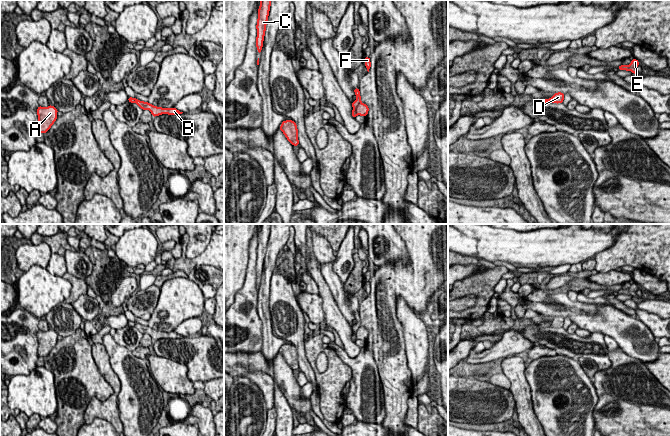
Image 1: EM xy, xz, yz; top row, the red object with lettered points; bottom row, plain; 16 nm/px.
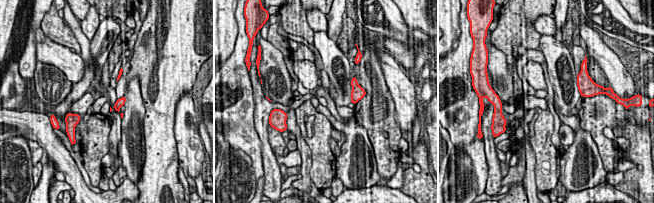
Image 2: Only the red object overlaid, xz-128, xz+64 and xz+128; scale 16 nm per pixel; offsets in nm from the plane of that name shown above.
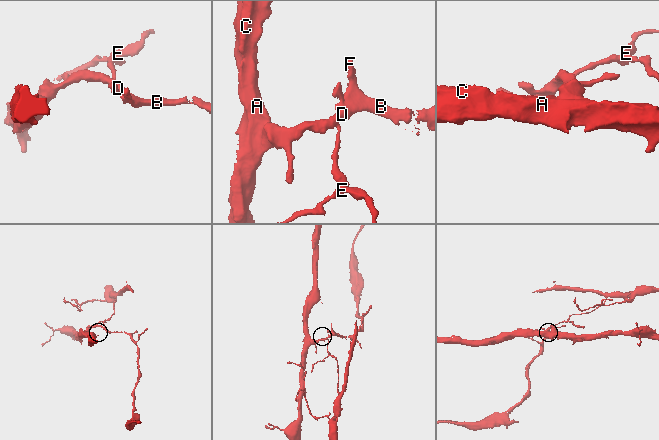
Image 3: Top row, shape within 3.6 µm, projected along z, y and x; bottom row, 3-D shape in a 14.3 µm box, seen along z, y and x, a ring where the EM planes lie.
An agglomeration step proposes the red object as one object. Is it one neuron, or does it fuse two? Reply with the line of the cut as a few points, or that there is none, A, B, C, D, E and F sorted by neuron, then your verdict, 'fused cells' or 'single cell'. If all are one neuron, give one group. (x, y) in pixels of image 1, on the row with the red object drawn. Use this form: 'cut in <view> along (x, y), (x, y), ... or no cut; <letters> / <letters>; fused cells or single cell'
cut in xz along (360, 101), (356, 108), (356, 115); A B C D F / E; fused cells

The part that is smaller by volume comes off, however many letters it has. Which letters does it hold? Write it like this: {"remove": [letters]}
{"remove": ["E"]}

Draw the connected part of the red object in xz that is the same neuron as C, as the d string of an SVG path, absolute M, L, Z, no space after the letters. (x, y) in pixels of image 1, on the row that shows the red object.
M260 0L260 6L258 8L258 19L256 25L256 29L257 29L256 48L259 53L261 52L263 47L263 41L264 41L270 6L271 6L271 0Z

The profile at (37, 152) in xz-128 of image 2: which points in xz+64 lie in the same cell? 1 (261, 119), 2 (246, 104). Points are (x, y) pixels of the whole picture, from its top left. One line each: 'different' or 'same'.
1: different
2: same

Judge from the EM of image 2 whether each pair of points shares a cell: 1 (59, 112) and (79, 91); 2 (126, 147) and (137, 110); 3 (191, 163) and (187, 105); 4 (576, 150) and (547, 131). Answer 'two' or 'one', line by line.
1: one
2: one
3: one
4: two

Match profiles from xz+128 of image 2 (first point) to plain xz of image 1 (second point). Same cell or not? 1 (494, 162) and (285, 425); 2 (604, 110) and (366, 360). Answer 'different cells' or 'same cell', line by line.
1: same cell
2: different cells

